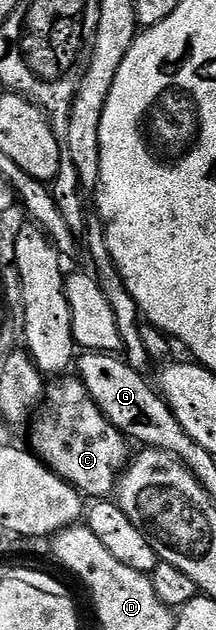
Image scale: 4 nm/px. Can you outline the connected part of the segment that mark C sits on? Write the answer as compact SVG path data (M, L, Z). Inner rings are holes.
M64 375L47 386L39 410L40 420L31 424L32 445L37 457L53 473L80 490L88 499L108 499L115 494L120 474L130 460L129 438L102 415L98 403L90 399L79 376Z

